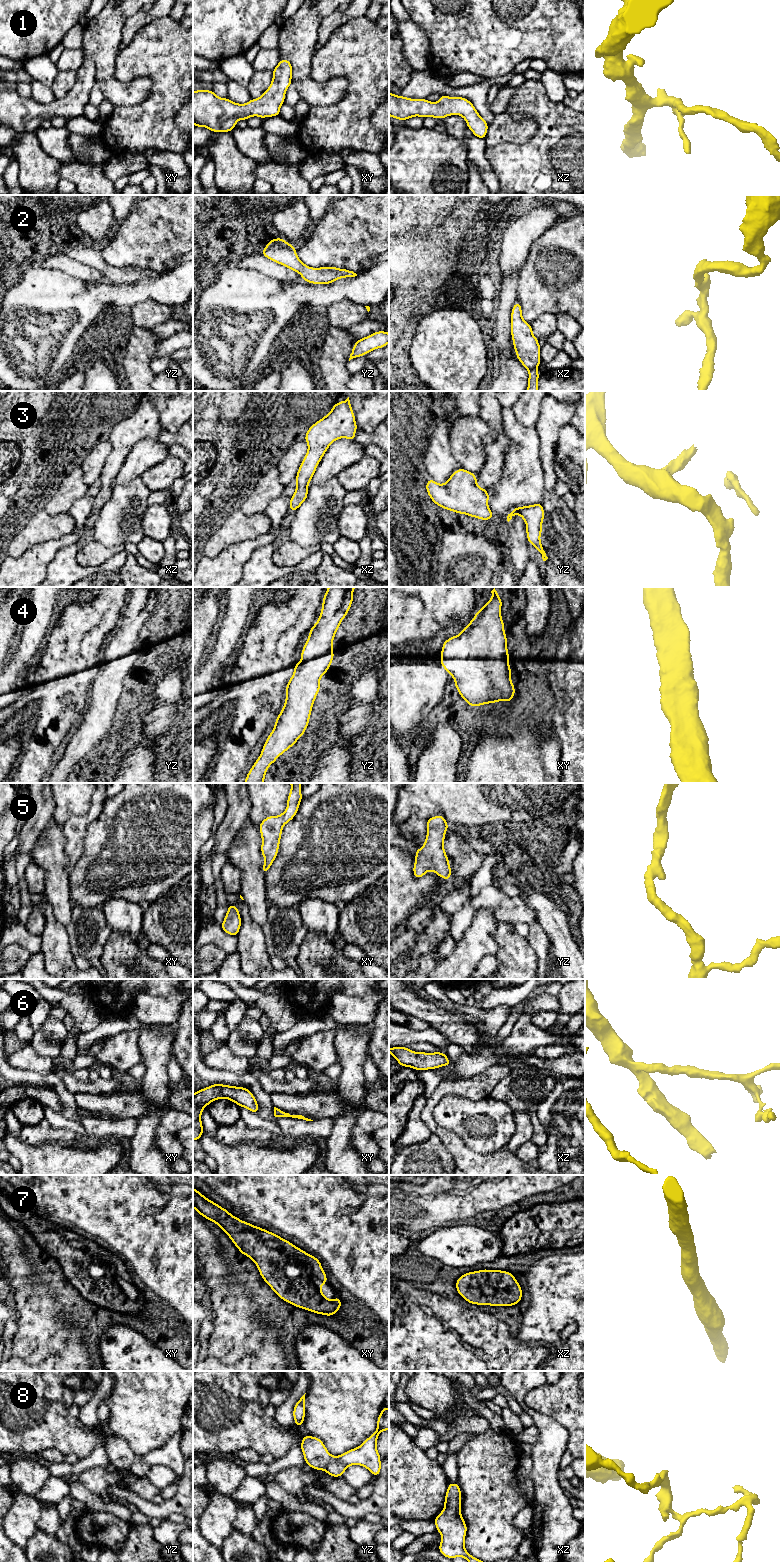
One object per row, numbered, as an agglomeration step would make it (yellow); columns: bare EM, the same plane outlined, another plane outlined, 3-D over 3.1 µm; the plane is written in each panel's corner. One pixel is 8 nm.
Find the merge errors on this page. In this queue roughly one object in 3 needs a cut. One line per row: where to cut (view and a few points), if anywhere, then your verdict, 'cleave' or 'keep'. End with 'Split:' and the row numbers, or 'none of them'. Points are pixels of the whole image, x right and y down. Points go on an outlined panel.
1: no cut | keep
2: no cut | keep
3: no cut | keep
4: no cut | keep
5: no cut | keep
6: no cut | keep
7: no cut | keep
8: no cut | keep
Split: none of them

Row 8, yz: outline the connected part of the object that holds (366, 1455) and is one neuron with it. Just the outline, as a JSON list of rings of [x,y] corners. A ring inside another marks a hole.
[[[383,1406],[377,1419],[376,1431],[357,1448],[332,1456],[321,1439],[310,1435],[303,1437],[300,1447],[307,1465],[315,1470],[324,1470],[332,1477],[342,1477],[351,1465],[361,1465],[378,1477],[381,1456],[377,1451],[377,1439],[385,1430],[389,1430],[389,1409]]]

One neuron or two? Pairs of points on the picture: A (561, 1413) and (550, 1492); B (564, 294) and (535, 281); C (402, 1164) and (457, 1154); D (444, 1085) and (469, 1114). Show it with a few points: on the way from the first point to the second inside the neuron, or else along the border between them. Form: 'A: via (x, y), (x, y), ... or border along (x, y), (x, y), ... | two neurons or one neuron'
A: border along (539, 1412), (553, 1418), (566, 1429), (566, 1446) | two neurons
B: via (557, 292), (551, 288), (542, 287) | one neuron
C: border along (437, 1136), (456, 1164) | two neurons
D: border along (473, 1100), (454, 1094), (447, 1094), (433, 1108) | two neurons

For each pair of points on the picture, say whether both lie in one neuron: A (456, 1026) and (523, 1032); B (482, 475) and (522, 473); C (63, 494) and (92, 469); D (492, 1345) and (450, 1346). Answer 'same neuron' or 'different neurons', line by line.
A: different neurons
B: different neurons
C: same neuron
D: same neuron

